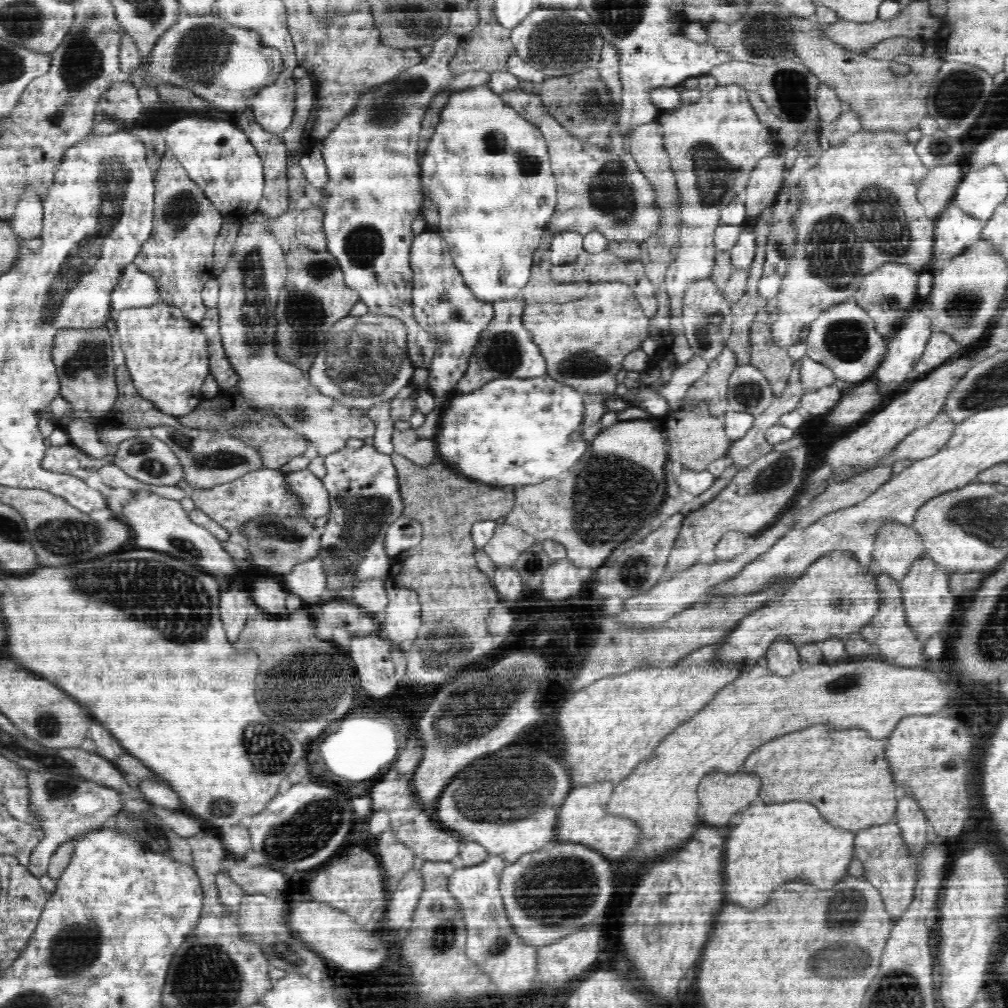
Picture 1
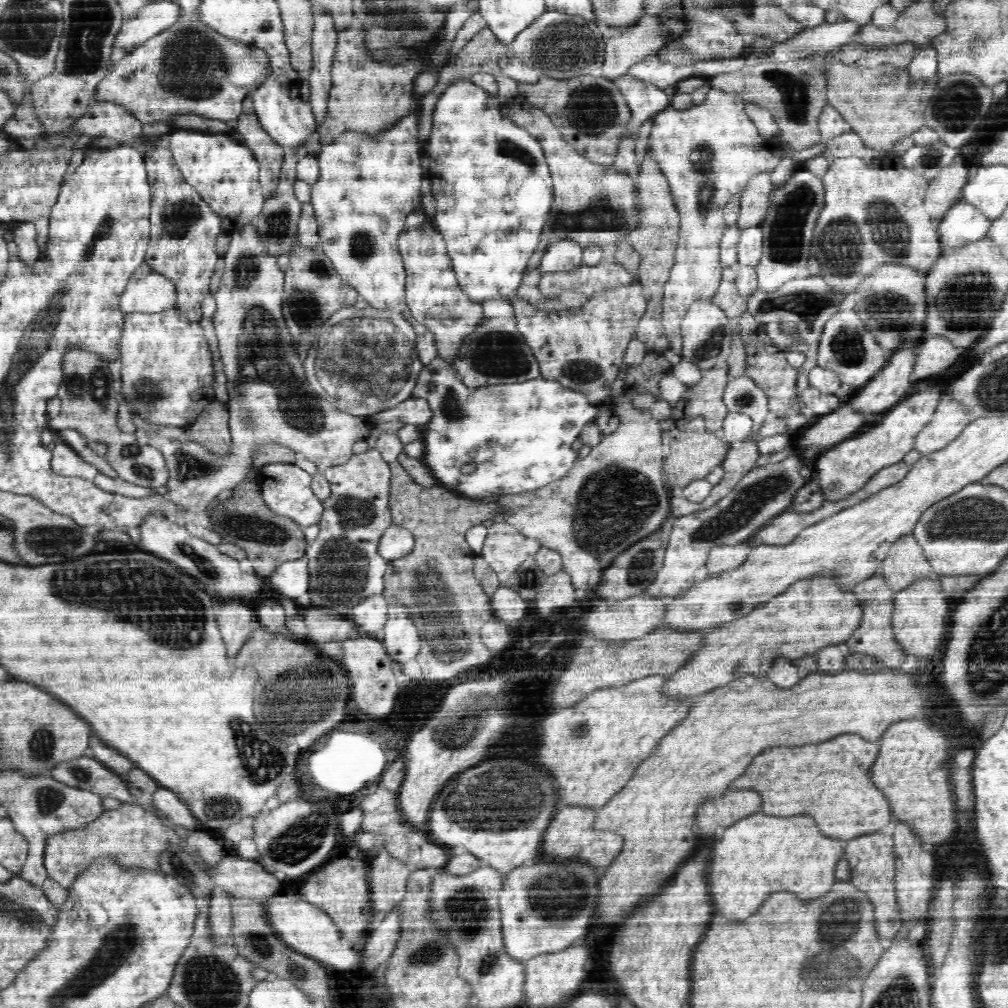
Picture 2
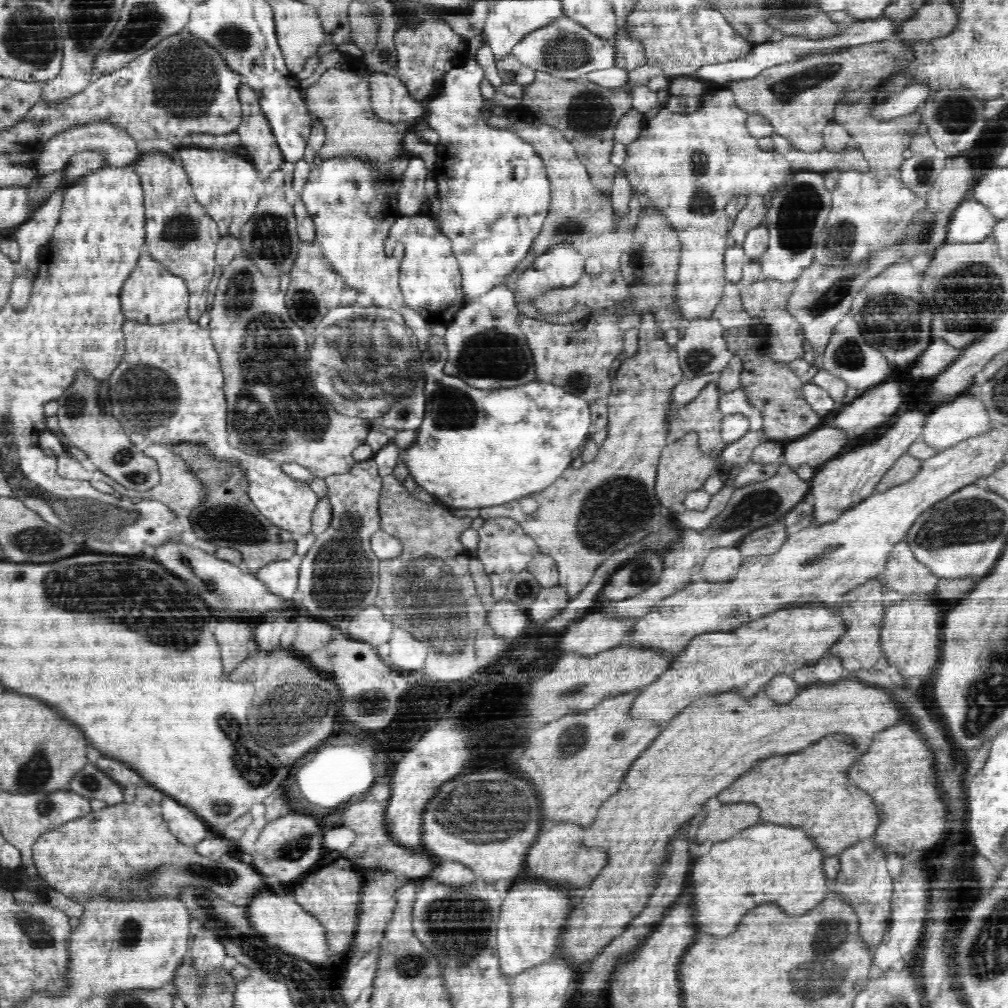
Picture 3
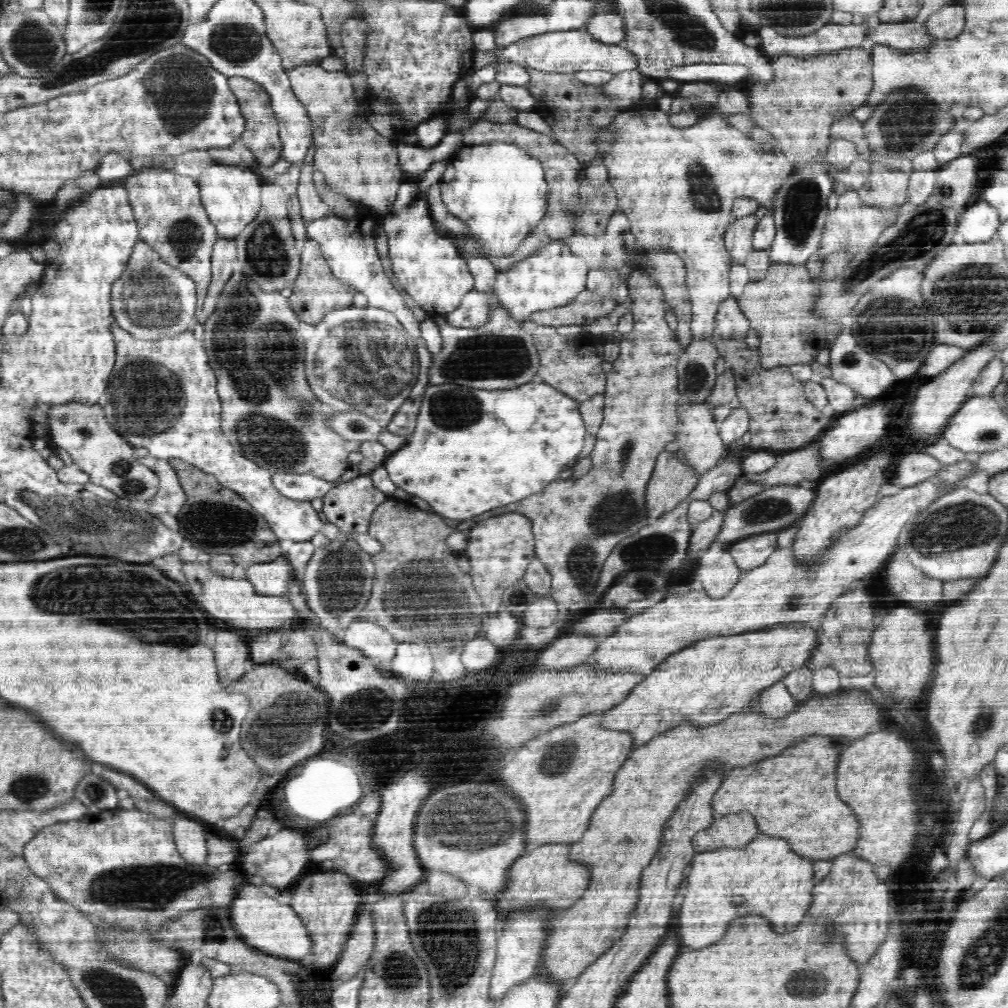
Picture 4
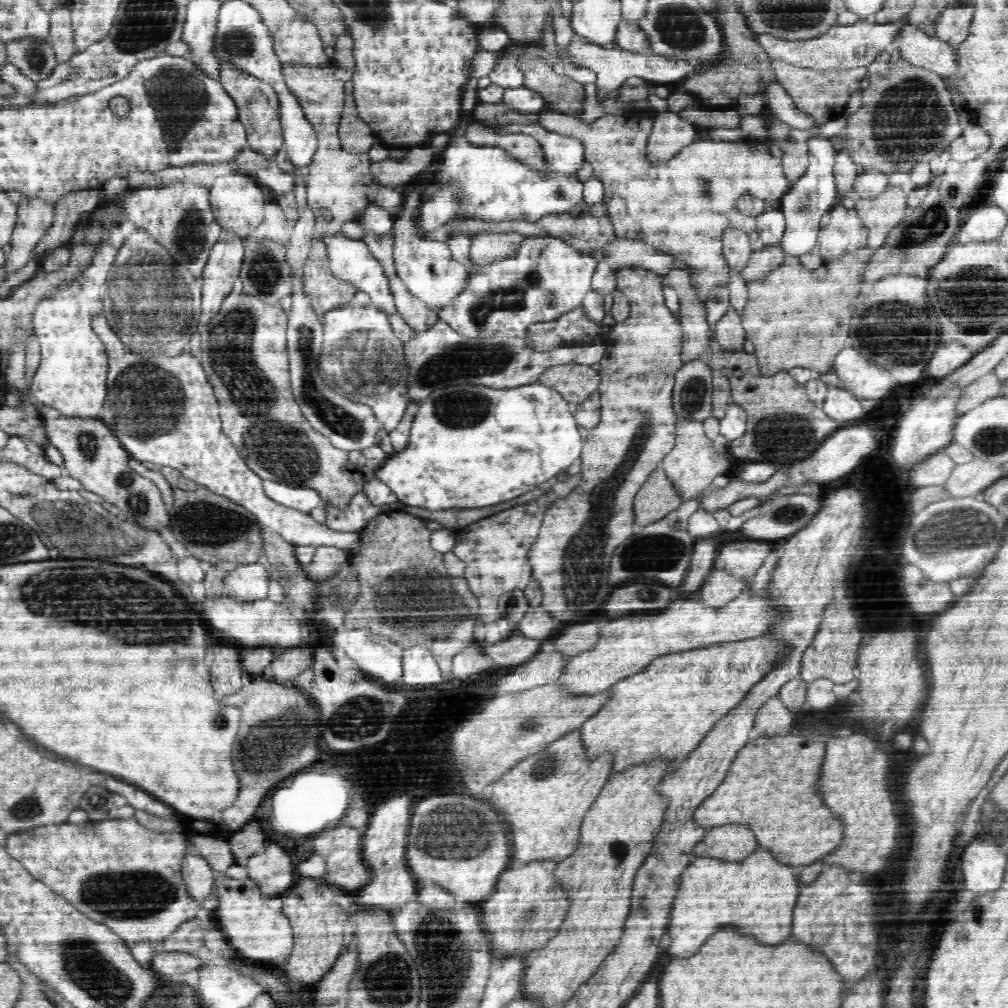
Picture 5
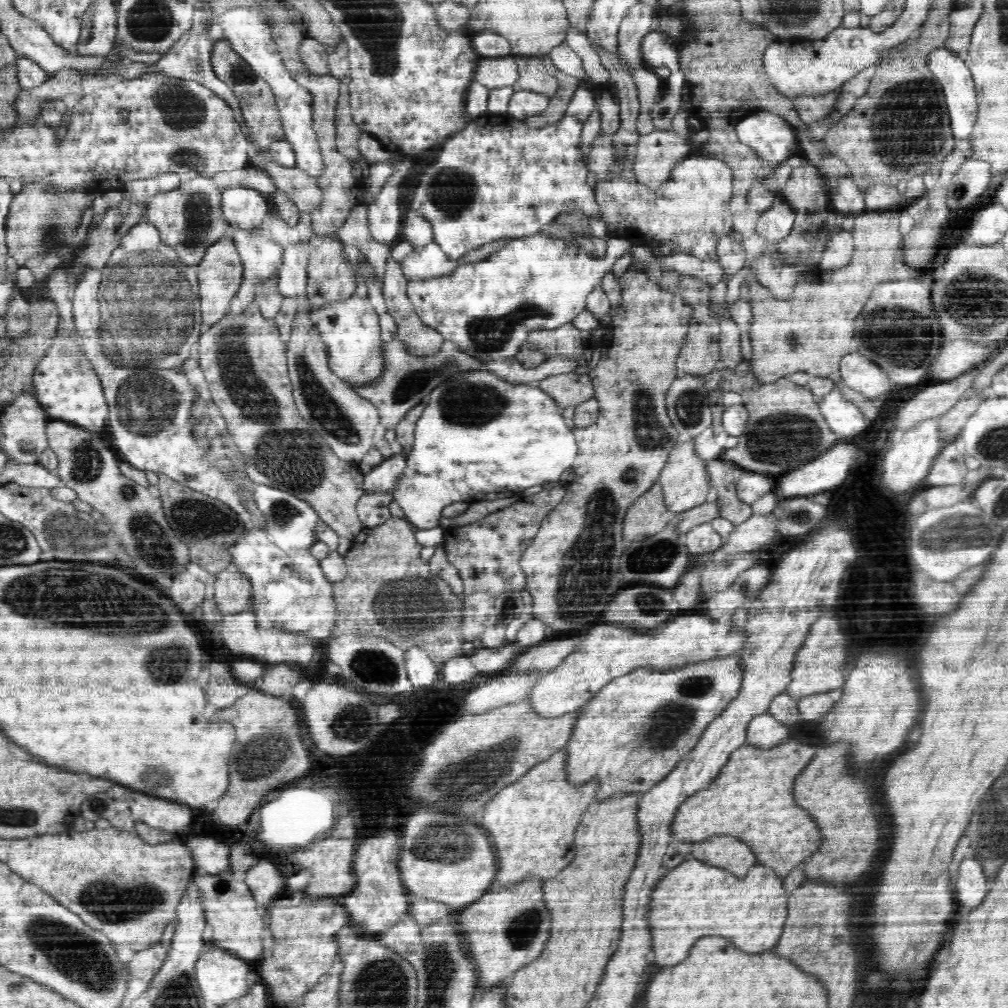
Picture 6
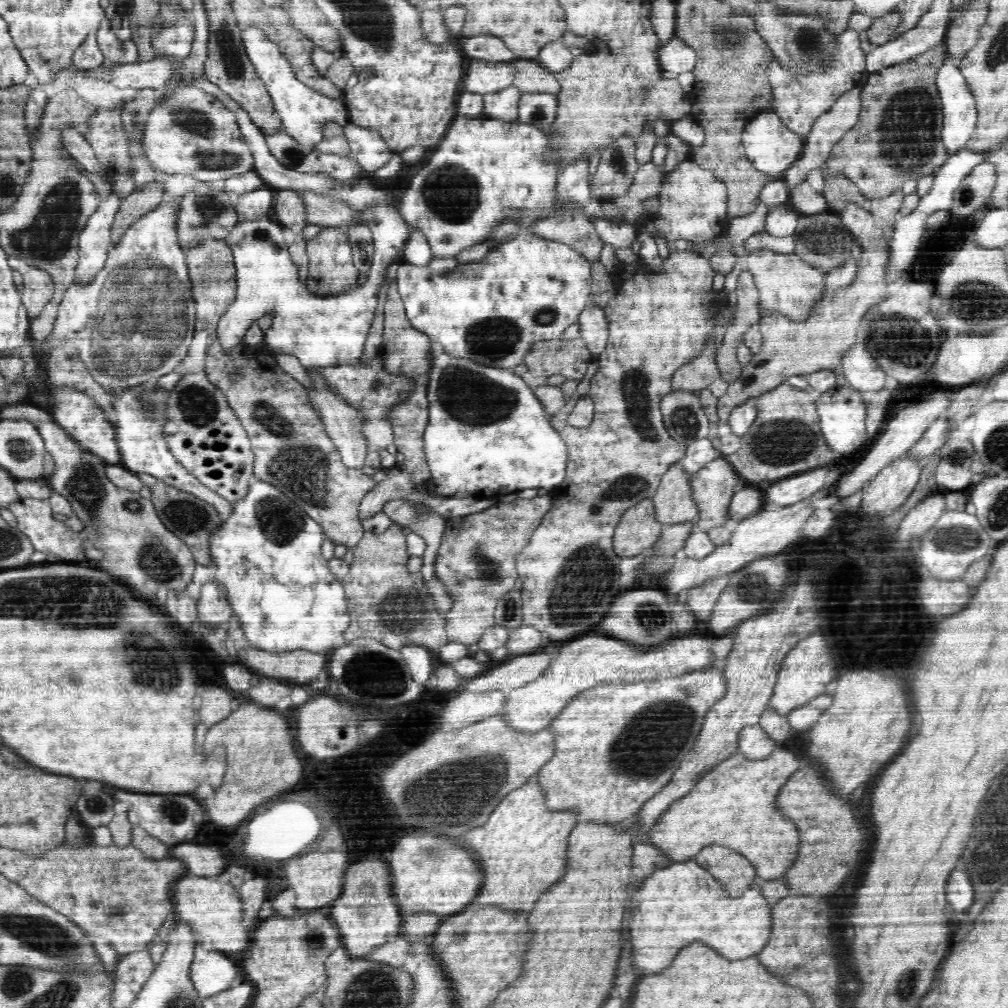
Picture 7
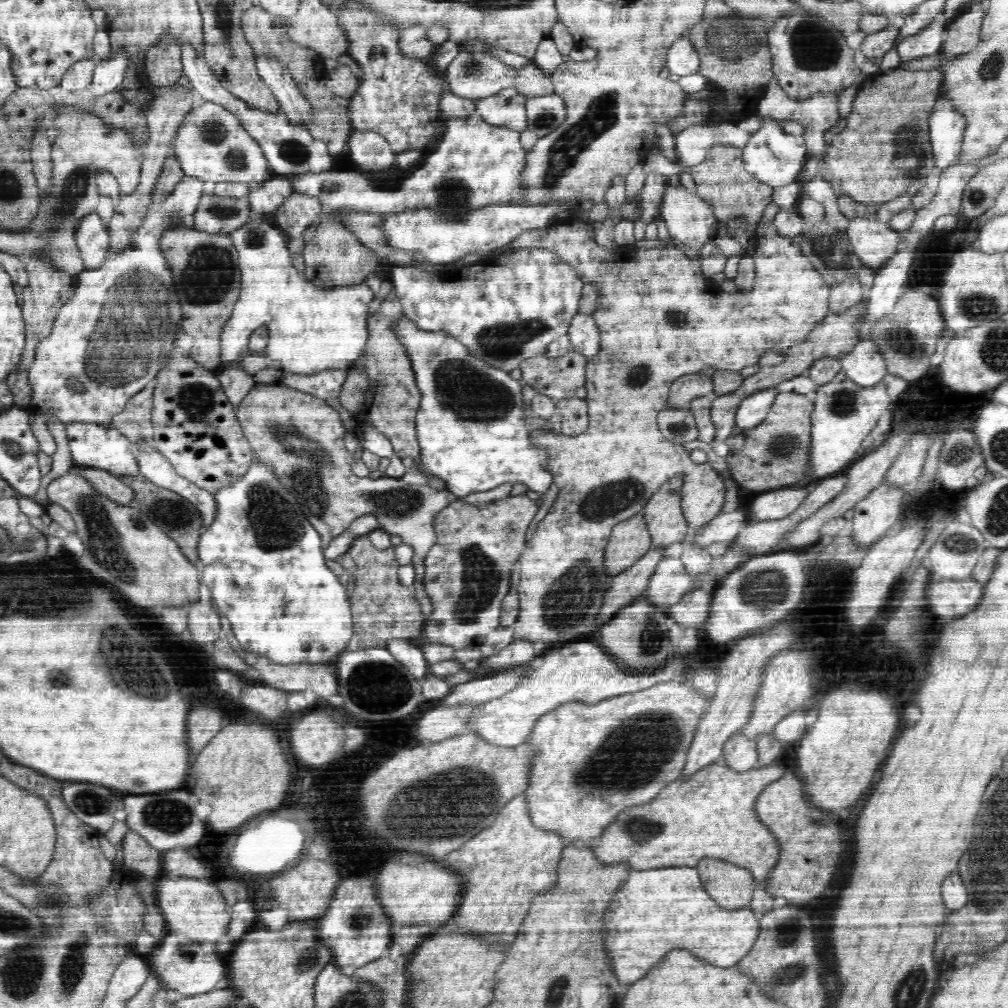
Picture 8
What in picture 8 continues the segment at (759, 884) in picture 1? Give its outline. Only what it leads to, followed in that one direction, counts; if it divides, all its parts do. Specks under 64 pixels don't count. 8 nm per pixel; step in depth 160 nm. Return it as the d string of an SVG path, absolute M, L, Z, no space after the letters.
M673 866L632 870L626 886L622 886L622 890L618 890L618 898L614 898L614 914L610 914L610 932L616 936L610 938L610 954L614 954L614 966L618 966L618 982L632 984L640 980L654 964L658 964L672 948L694 950L694 954L702 954L702 958L706 958L706 962L712 962L714 966L734 966L753 948L760 930L758 918L748 908L726 910L725 907L718 906L701 882L697 867Z

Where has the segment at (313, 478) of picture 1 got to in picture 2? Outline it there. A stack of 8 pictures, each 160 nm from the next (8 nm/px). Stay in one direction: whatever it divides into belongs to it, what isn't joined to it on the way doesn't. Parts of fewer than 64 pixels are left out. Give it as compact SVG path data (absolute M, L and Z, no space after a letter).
M278 463L262 469L262 499L269 503L272 510L293 518L302 527L319 524L324 512L324 503L311 486L312 474L295 464Z

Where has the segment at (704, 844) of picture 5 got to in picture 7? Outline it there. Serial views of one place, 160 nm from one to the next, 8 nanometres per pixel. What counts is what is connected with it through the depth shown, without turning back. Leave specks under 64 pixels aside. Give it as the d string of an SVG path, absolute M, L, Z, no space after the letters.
M714 844L706 846L693 856L695 862L721 879L729 893L740 895L750 882L757 881L757 870L746 855L732 847Z

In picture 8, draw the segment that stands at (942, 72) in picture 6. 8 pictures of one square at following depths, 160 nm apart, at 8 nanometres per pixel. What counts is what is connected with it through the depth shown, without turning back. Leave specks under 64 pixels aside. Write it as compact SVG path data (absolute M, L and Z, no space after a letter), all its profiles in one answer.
M941 93L936 98L936 104L930 115L930 134L934 134L934 158L936 166L942 172L944 168L957 163L964 136L965 116L960 116L945 94Z

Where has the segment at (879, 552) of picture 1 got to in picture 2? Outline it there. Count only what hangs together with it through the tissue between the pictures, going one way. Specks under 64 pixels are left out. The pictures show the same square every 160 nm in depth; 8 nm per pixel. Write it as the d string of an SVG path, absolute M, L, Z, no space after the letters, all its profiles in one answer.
M910 532L891 542L888 556L880 561L878 573L890 587L898 591L906 588L916 578L931 576L933 571L922 545Z

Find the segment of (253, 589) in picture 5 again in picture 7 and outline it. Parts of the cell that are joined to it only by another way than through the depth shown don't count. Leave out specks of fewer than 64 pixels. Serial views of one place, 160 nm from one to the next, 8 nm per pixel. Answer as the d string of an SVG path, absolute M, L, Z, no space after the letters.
M214 579L202 587L198 617L207 628L224 626L235 615L232 608L233 604L229 600L224 584Z

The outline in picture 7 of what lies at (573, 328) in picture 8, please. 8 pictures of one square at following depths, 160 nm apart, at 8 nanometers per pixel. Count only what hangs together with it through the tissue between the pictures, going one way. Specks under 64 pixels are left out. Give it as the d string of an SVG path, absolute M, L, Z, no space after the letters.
M589 301L580 313L578 321L581 324L579 336L587 343L593 359L597 359L606 350L606 342L608 342L606 312L594 301Z

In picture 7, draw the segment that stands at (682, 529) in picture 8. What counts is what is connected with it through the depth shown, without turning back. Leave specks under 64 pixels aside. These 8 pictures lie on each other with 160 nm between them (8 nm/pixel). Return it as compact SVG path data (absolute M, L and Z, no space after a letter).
M681 459L672 462L662 474L653 498L657 506L657 518L664 522L664 526L696 518L696 514L699 514L700 506L695 498L692 474L682 466Z

